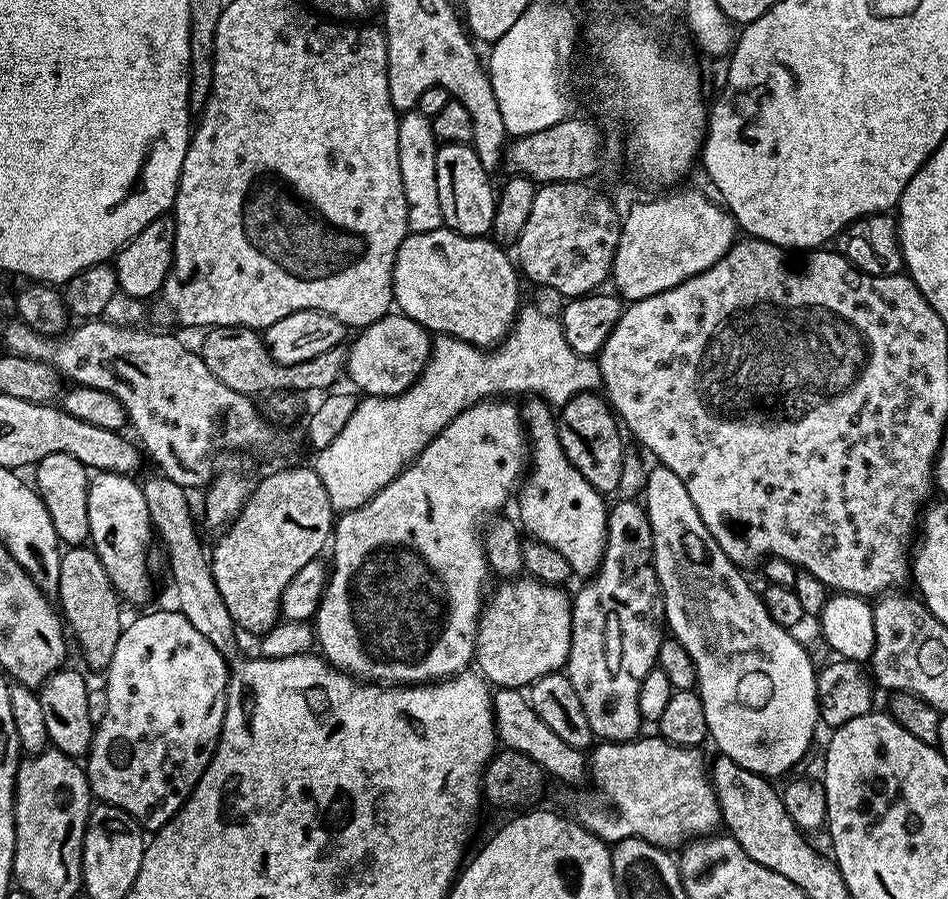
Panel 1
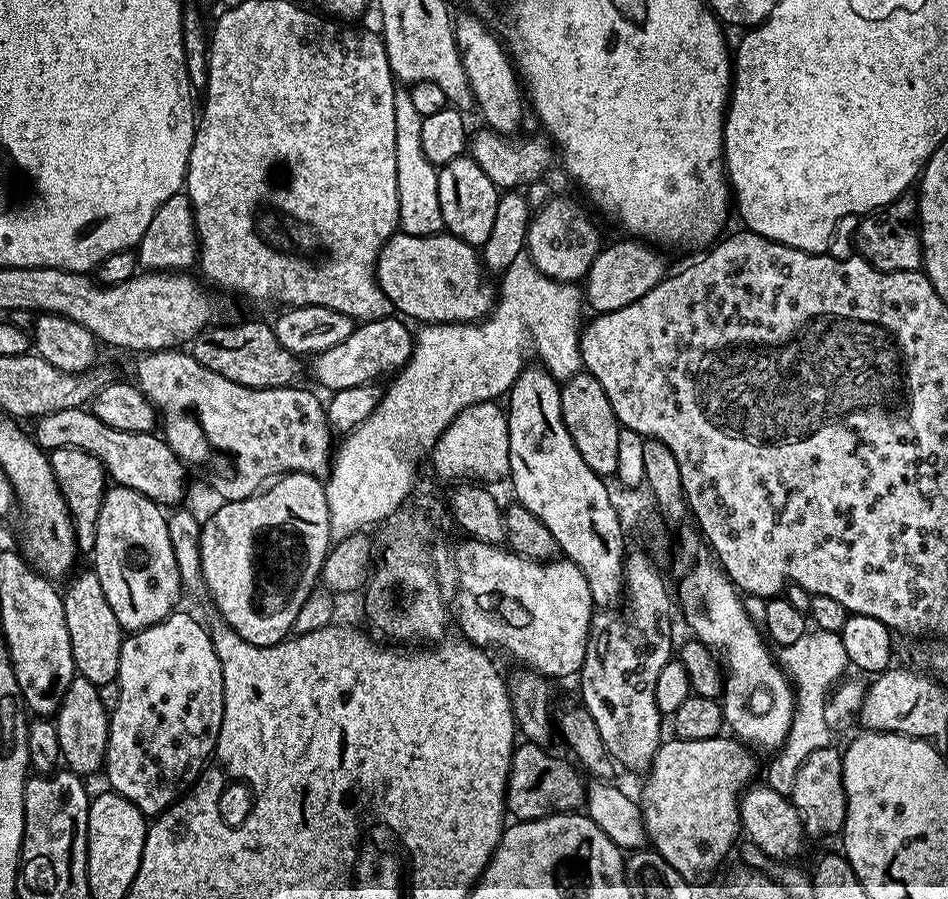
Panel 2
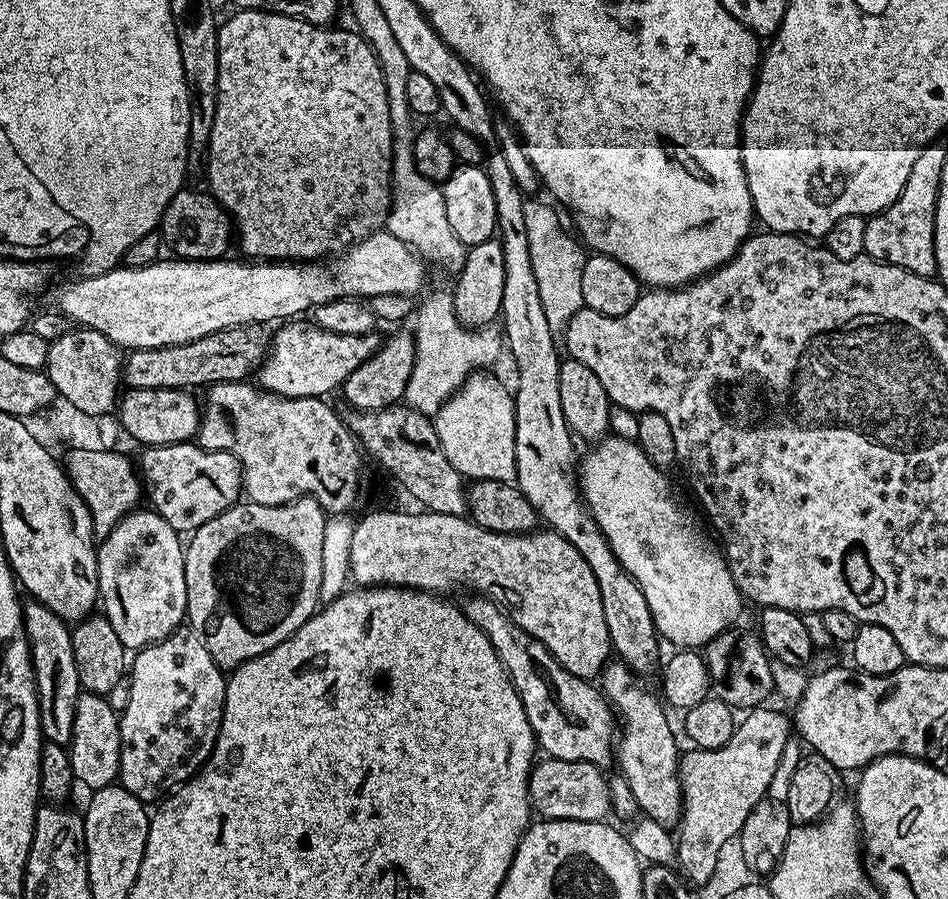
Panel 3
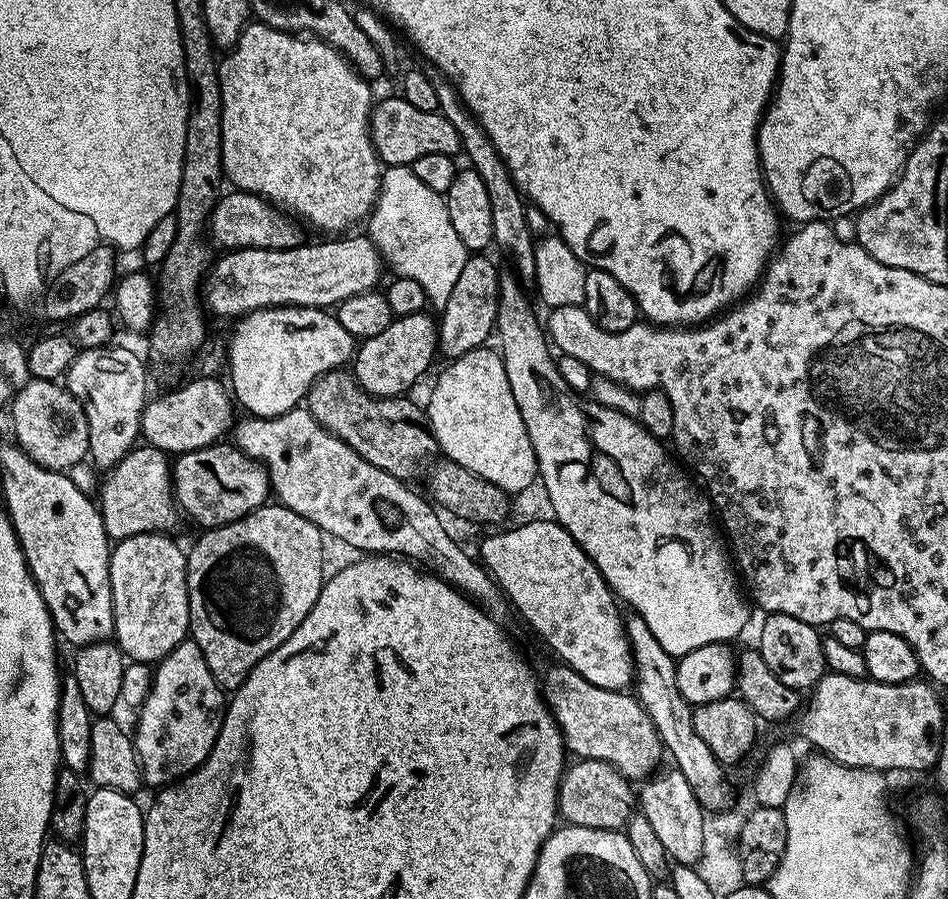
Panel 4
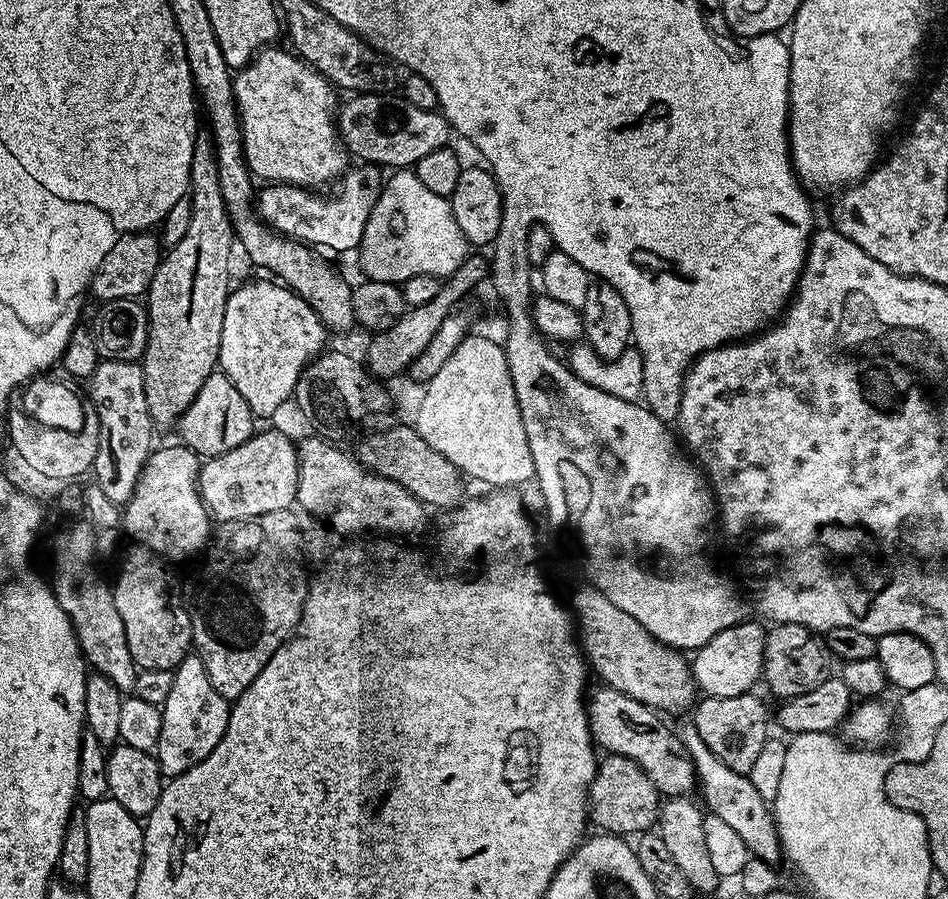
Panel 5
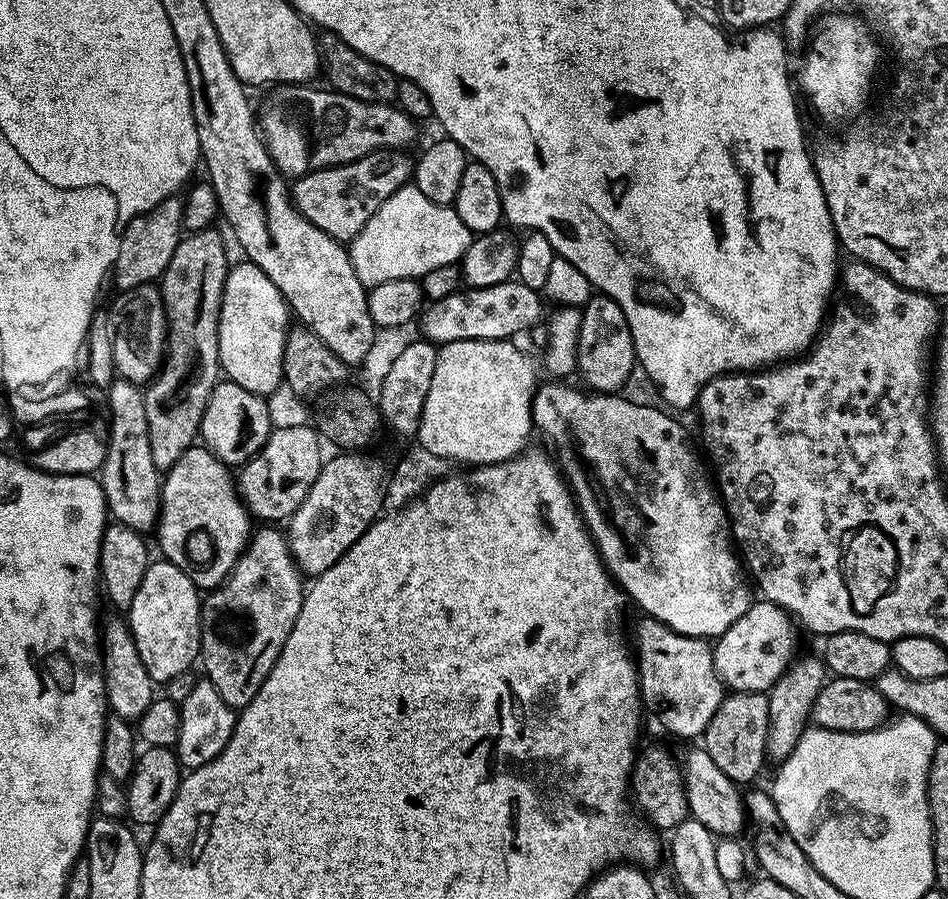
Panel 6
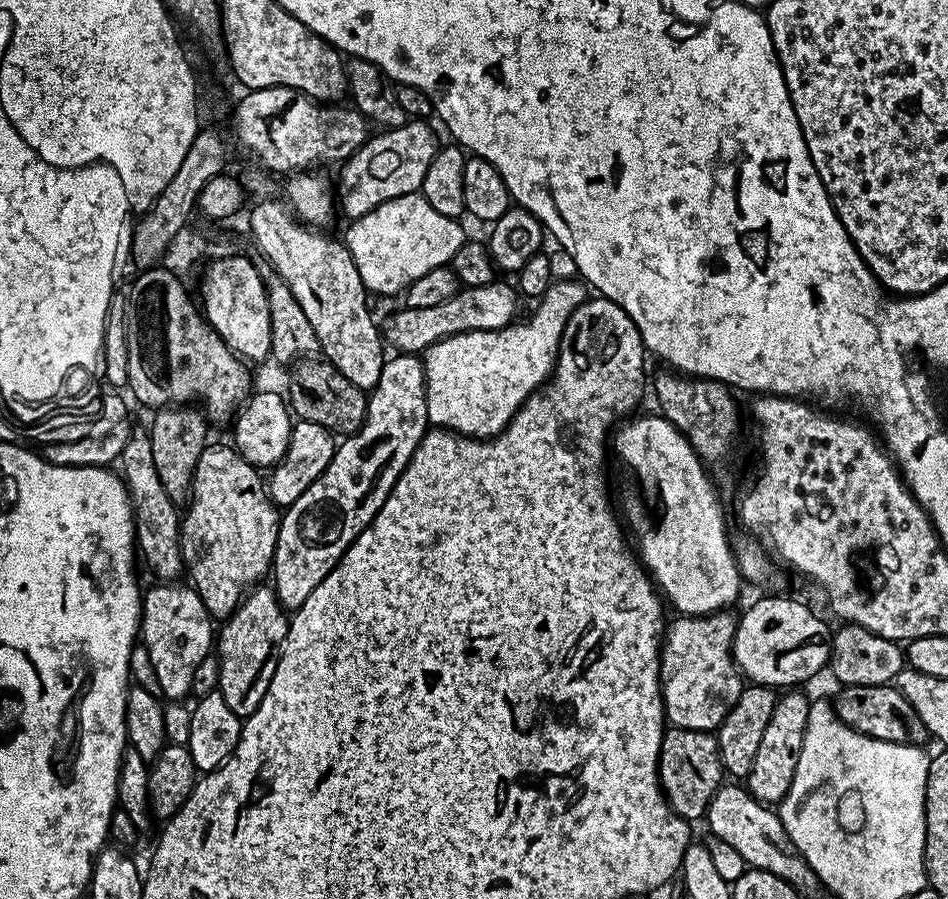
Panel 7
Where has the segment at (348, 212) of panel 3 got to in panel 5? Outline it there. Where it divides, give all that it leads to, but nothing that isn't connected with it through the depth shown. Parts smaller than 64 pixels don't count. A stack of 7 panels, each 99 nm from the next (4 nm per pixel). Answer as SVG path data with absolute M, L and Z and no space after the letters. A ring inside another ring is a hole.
M276 46L261 47L250 63L235 73L232 81L236 109L240 115L240 142L245 165L257 181L264 180L260 182L323 189L323 184L331 185L339 181L350 164L350 157L338 131L337 89L299 55L272 47Z

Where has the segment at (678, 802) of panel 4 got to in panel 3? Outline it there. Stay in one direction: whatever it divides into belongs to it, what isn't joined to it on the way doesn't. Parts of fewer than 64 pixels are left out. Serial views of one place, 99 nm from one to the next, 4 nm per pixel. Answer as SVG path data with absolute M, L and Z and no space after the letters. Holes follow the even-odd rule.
M612 662L605 667L598 684L608 703L614 706L615 715L624 723L624 733L619 733L614 748L614 760L618 772L629 783L637 800L639 811L645 817L665 826L679 821L682 797L680 795L680 757L682 748L676 745L676 736L672 733L669 713L661 697L647 692L639 684L637 673L623 662Z

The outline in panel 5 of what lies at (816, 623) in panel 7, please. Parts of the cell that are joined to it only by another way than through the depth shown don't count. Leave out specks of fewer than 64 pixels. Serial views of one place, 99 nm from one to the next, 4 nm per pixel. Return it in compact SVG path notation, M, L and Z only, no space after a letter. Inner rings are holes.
M751 618L714 634L710 642L695 649L693 656L696 657L690 660L697 689L704 696L714 698L734 698L753 691L764 674L765 639L765 629L760 629Z

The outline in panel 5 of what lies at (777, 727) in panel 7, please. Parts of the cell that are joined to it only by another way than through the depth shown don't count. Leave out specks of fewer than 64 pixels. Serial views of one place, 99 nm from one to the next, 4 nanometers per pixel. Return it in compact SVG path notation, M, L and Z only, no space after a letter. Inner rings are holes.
M777 624L767 633L764 641L764 674L768 688L779 698L810 694L833 675L834 657L827 639L801 624Z

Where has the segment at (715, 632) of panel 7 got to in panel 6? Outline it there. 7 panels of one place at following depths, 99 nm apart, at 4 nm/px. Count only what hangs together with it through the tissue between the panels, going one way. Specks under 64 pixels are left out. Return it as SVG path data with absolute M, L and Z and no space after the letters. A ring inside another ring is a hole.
M640 618L636 624L634 663L643 707L660 719L666 731L684 740L703 737L714 710L718 710L726 695L723 682L716 678L712 650L707 639L683 636L657 620Z

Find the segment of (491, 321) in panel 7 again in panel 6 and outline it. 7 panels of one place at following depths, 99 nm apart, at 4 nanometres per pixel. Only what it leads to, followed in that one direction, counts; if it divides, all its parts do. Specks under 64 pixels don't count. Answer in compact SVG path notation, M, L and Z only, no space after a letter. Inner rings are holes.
M517 278L503 280L494 286L464 288L441 300L431 301L421 311L419 335L437 346L463 340L507 340L515 337L515 332L527 333L532 324L541 323L545 315L543 303L539 291L524 286Z

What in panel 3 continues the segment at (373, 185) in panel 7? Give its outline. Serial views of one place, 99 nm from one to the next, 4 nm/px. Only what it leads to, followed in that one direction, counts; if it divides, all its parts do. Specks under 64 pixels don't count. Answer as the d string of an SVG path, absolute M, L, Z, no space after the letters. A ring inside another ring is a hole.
M181 190L170 198L162 214L158 231L165 249L173 257L182 260L219 260L225 255L228 243L234 240L234 224L220 201L207 191L188 192Z

